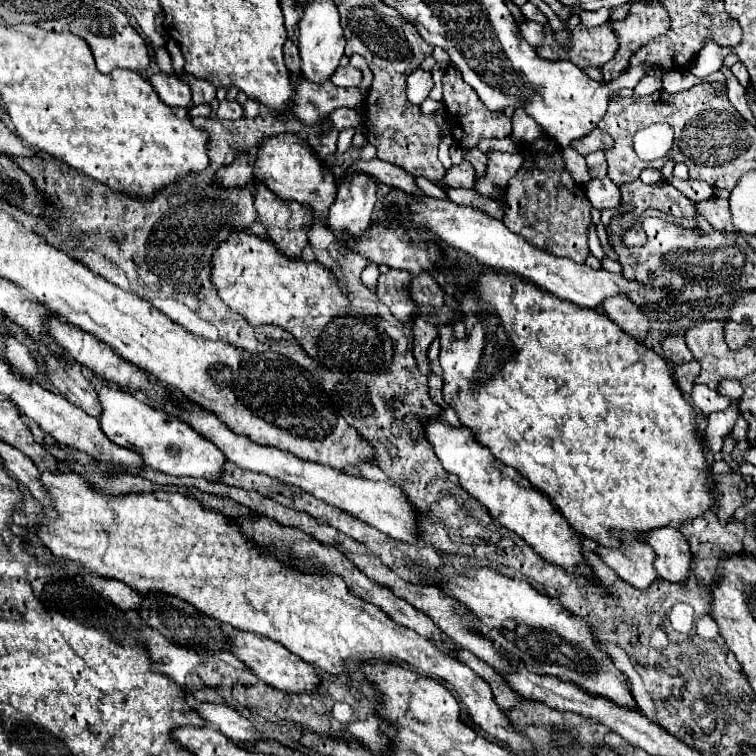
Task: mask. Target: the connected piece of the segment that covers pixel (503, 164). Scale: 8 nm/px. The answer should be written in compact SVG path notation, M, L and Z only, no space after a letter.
M488 152L488 164L486 174L482 178L476 178L472 190L476 190L480 196L498 200L504 204L504 192L508 186L508 180L516 174L516 170L522 166L520 154L510 152Z

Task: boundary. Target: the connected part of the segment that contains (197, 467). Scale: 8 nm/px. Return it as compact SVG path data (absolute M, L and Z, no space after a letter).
M102 386L98 394L104 408L104 414L100 416L102 432L114 444L142 454L144 466L160 470L170 476L196 476L204 480L222 478L226 456L218 446L214 446L210 440L206 440L194 428L190 428L190 424L186 424L174 414L150 408L132 394L114 386Z

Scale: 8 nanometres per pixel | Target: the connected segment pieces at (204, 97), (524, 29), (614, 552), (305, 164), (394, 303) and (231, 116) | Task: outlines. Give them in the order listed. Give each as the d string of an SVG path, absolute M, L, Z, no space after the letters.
M182 76L182 80L192 88L192 104L210 104L216 98L216 88L214 84L206 80L198 80L194 76Z
M522 22L520 24L520 32L522 32L522 36L526 38L526 42L530 44L530 46L534 46L534 48L538 48L538 44L542 44L542 36L544 36L544 28L540 26L540 24L536 24L536 22Z
M630 540L626 548L602 548L596 544L596 554L608 564L624 582L636 588L648 588L658 574L654 572L654 552L640 540Z
M286 134L268 136L256 146L256 158L254 162L248 160L248 152L238 152L232 164L226 164L226 168L218 170L218 188L244 188L254 182L260 182L268 186L274 194L286 200L296 200L300 204L306 204L314 210L316 216L326 216L330 204L336 196L336 180L334 176L324 168L324 164L314 156L312 148L306 140L300 142L288 142Z
M388 270L380 274L376 284L376 298L384 302L400 322L410 322L410 314L406 314L406 288L412 280L410 276L412 274L404 270Z
M224 100L224 102L220 102L220 106L218 106L218 118L226 118L226 120L238 120L238 118L242 118L242 106L236 102L236 100L232 100L232 102L228 102L228 100Z

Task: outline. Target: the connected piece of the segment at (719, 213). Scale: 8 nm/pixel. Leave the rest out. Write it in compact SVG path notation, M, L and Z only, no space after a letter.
M718 196L706 200L706 202L698 202L696 204L698 212L714 226L714 230L718 232L738 232L730 220L730 212L728 212L728 200L722 200Z

